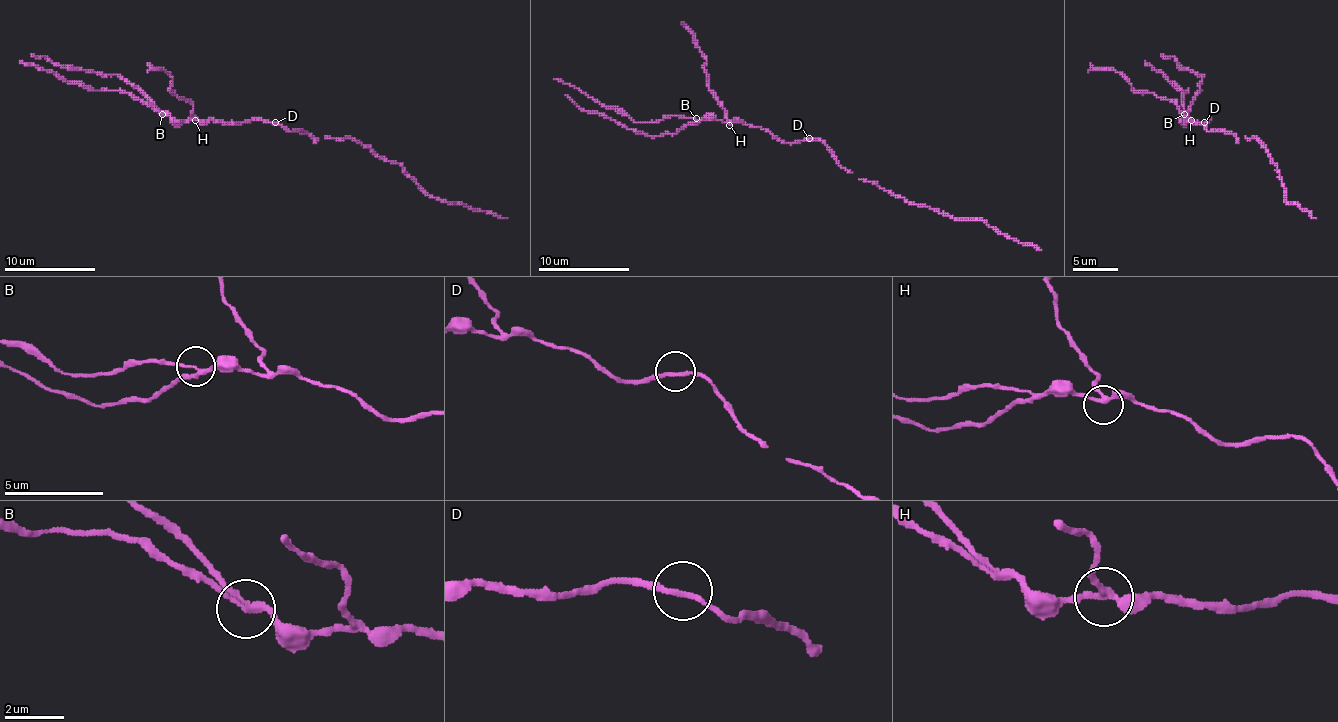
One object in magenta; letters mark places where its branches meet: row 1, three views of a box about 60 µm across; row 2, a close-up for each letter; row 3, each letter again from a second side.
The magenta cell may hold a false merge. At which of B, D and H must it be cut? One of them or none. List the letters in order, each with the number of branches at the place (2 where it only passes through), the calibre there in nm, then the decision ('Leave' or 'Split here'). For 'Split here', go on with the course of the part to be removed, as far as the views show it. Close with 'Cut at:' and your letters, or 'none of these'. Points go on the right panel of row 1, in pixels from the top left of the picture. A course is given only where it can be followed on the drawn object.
B: Branches: 3. Thickness 190 nm. Split here. Course of the part to remove: (1184, 113), (1181, 99), (1188, 90), (1172, 84), (1145, 61)
D: Branches: 2. Thickness 180 nm. Leave
H: Branches: 3. Thickness 200 nm. Leave
Cut at: B

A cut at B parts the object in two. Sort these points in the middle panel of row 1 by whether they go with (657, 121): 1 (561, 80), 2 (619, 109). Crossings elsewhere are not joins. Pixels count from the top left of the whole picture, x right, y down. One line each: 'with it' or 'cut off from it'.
1: with it
2: with it

